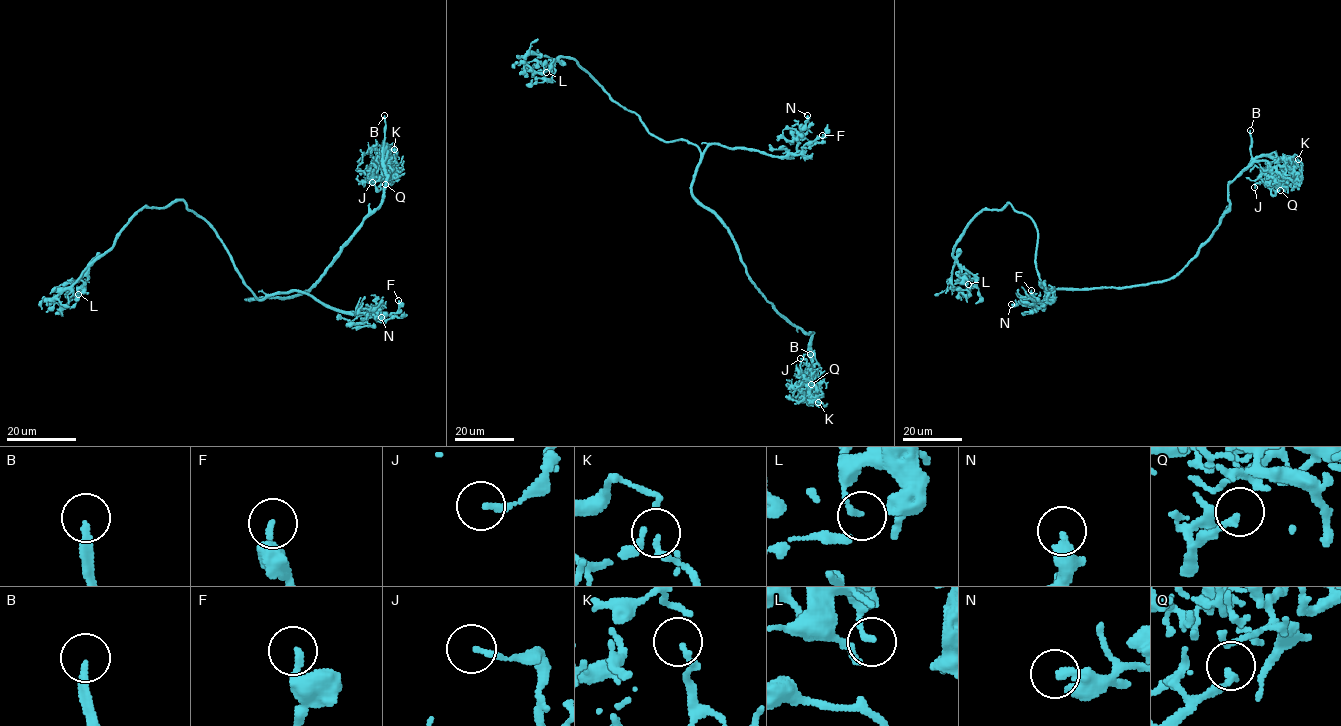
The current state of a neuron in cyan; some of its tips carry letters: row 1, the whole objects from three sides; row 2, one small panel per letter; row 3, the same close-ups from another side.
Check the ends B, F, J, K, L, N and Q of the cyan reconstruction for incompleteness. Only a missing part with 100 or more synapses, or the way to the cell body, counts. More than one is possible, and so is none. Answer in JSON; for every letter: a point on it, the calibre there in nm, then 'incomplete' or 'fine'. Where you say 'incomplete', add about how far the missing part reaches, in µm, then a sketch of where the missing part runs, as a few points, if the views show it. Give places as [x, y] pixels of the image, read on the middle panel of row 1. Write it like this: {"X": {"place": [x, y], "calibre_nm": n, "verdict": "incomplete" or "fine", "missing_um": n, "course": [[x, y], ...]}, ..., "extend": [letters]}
{"B": {"place": [810, 354], "calibre_nm": 240, "verdict": "incomplete", "missing_um": 70, "course": [[810, 354], [807, 348], [816, 330], [814, 312], [819, 304], [819, 292], [813, 274]]}, "F": {"place": [822, 135], "calibre_nm": 170, "verdict": "fine"}, "J": {"place": [800, 358], "calibre_nm": 170, "verdict": "fine"}, "K": {"place": [818, 402], "calibre_nm": 130, "verdict": "fine"}, "L": {"place": [546, 72], "calibre_nm": 170, "verdict": "fine"}, "N": {"place": [807, 115], "calibre_nm": 240, "verdict": "fine"}, "Q": {"place": [811, 384], "calibre_nm": 110, "verdict": "fine"}, "extend": ["B"]}

